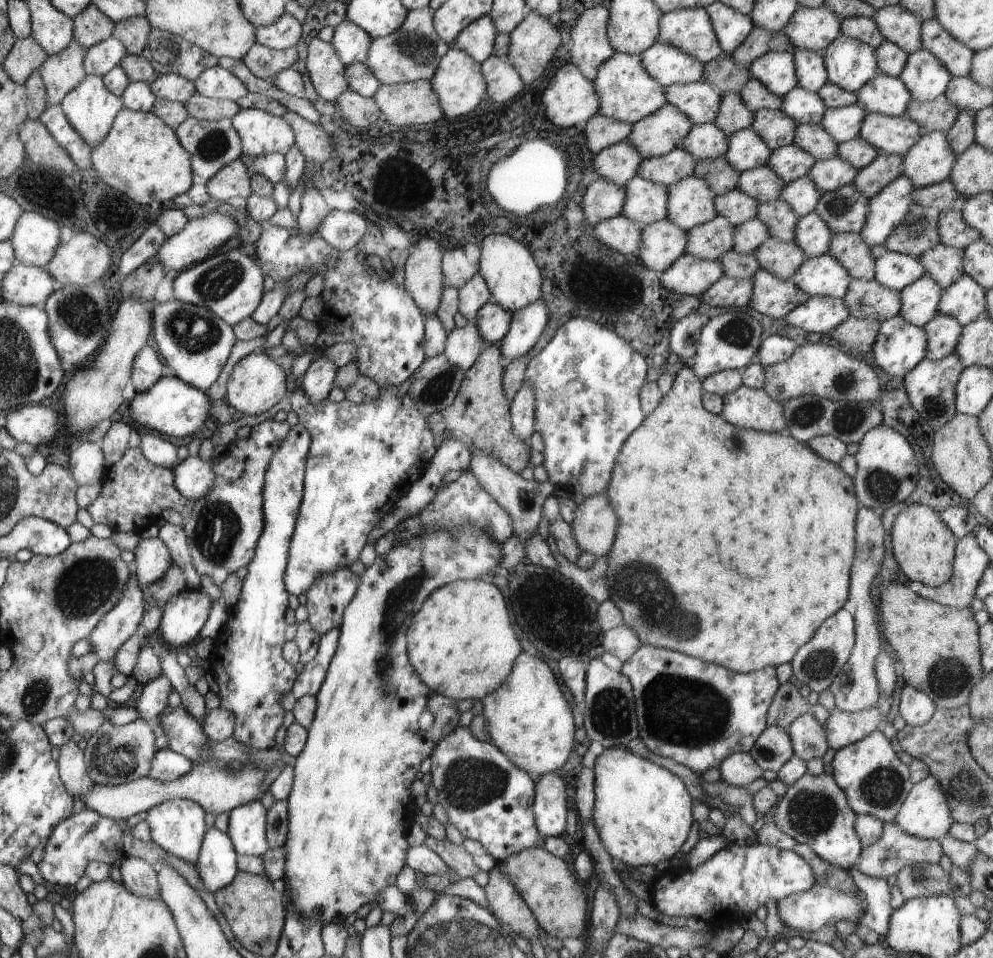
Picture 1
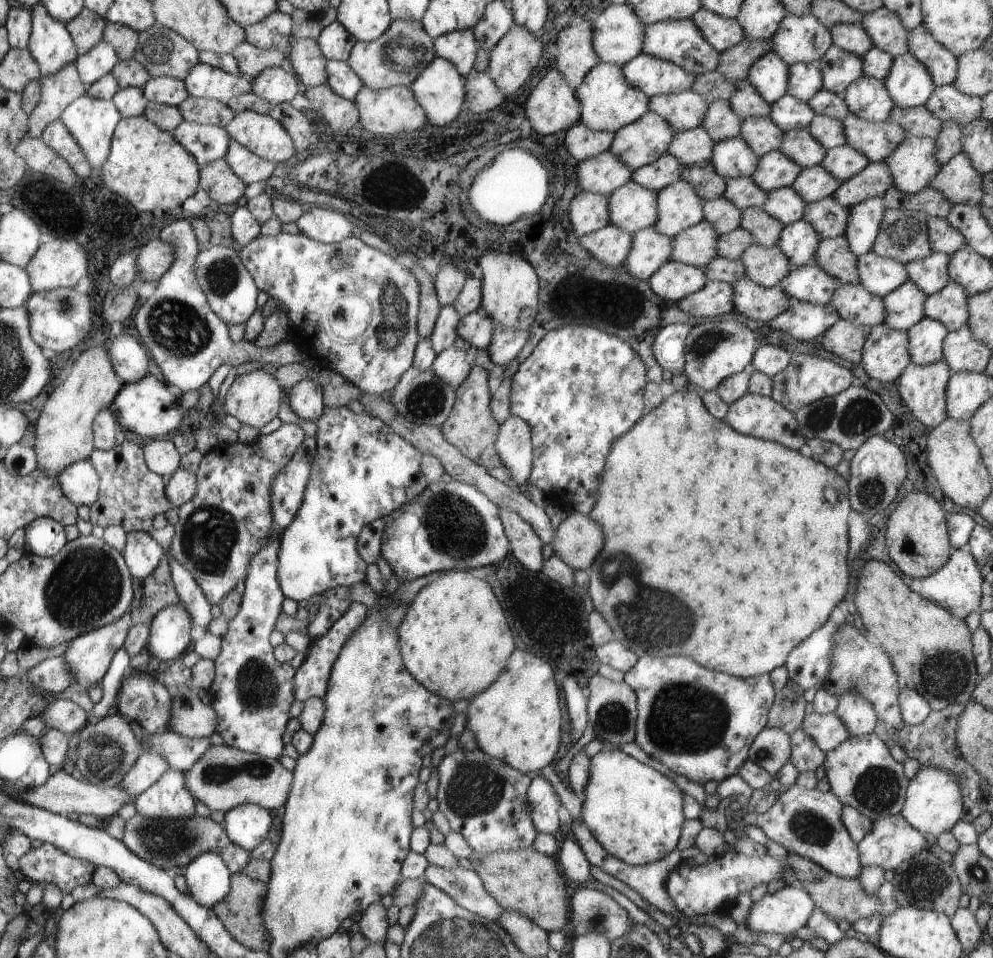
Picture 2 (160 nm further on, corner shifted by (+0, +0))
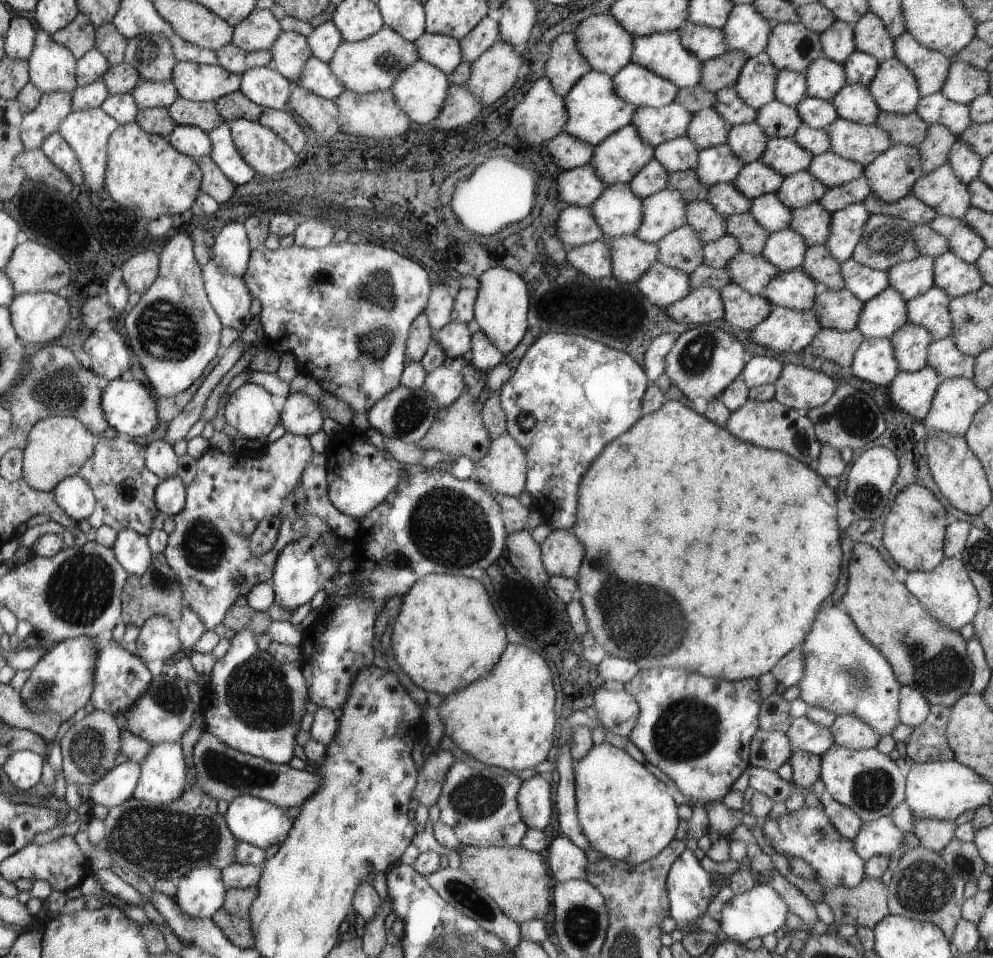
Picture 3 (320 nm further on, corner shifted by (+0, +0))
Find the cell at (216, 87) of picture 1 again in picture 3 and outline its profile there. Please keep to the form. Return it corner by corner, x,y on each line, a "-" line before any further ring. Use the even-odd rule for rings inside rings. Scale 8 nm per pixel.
178,61
172,69
171,81
177,87
179,97
189,101
217,102
219,98
232,94
241,88
241,75
232,74
224,67
216,65
198,64
188,61

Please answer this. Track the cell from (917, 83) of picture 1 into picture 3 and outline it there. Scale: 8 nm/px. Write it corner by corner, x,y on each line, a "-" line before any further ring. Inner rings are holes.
894,57
880,63
868,88
882,113
914,113
922,98
912,72

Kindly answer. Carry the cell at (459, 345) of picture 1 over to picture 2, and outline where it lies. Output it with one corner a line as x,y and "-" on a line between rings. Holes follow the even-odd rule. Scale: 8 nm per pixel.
468,343
463,348
450,346
437,355
429,368
435,377
442,379
444,384
455,391
464,383
464,380
467,380
468,373
471,371
471,365
466,362
466,351
469,347

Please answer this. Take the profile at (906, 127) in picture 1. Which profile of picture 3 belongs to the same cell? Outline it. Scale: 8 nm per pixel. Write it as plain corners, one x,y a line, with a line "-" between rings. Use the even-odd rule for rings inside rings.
838,117
823,128
830,137
830,151
865,167
890,148
890,135
876,125
848,122

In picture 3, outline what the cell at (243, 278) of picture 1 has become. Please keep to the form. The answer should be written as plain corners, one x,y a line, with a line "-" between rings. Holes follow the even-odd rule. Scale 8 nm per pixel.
210,258
201,268
208,300
220,317
224,328
240,332
251,321
252,297
246,283
237,276
227,275

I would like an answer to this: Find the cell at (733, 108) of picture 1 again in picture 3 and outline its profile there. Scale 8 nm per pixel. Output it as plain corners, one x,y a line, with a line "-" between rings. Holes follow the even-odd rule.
713,107
697,112
690,121
686,136
698,150
724,145
730,127

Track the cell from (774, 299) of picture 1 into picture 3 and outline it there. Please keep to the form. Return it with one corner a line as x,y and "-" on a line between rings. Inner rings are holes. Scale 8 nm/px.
736,284
726,285
720,292
722,304
726,313
724,320
732,328
752,330
759,322
766,320
775,307
762,295
751,295

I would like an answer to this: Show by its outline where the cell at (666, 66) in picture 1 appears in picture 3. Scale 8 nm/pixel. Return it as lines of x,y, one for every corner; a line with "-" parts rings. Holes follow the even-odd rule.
631,60
620,73
612,77
614,92
618,98
633,104
635,107
665,107
675,100
678,88
674,84
661,76
655,75
654,72
647,68
639,67

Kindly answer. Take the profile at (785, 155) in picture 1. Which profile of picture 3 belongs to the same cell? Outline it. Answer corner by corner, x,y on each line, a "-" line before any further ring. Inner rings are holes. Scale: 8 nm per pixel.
760,159
745,164
732,183
746,198
752,200
763,194
775,193
782,184
783,176

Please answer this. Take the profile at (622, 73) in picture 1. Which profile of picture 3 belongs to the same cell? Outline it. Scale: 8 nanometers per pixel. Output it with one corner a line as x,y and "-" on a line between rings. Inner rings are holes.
589,70
564,97
569,120
562,132
593,147
600,145
609,134
630,125
638,107
616,96
610,75

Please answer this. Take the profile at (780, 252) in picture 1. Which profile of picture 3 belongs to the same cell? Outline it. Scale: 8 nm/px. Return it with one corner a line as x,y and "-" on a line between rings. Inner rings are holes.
738,251
736,256
731,258
725,271
732,284
741,286
751,295
762,295
767,282
780,273
761,254
749,255
744,251

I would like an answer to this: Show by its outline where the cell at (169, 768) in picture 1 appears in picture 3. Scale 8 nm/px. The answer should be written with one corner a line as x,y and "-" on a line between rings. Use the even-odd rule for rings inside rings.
120,763
90,786
89,796
94,804
102,804
106,808
118,806
133,796
140,775
140,763

